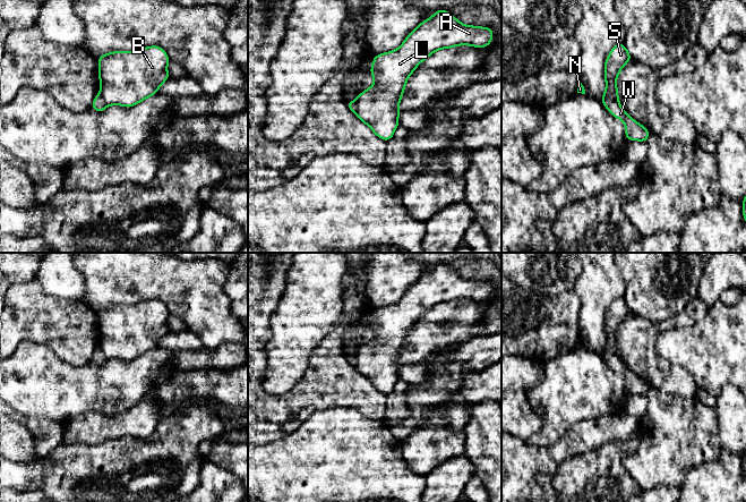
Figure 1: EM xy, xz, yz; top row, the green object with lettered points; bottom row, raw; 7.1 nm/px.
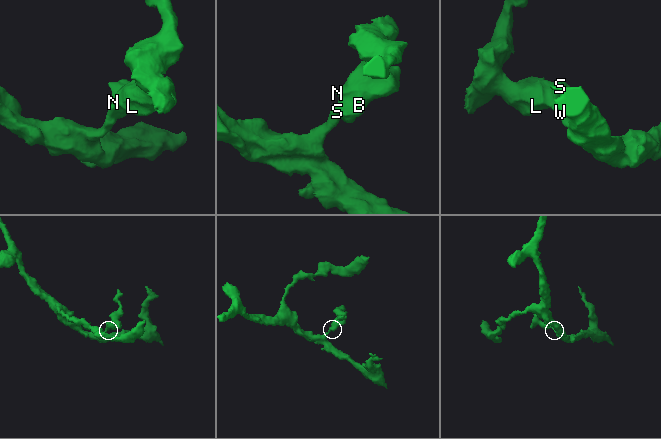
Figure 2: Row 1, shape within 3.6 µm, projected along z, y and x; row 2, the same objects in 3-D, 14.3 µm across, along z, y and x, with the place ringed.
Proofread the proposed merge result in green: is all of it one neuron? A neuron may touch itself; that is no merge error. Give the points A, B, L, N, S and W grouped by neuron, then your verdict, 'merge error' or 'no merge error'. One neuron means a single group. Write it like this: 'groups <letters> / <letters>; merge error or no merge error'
groups A B L N S / W; merge error

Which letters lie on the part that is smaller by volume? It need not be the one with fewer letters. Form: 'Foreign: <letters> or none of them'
Foreign: A, B, L, N, S

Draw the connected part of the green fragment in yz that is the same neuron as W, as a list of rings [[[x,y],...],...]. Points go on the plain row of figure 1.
[[[604,354],[603,359],[615,372],[621,374],[625,377],[625,388],[627,394],[649,394],[649,383],[628,369],[619,356],[615,354]]]

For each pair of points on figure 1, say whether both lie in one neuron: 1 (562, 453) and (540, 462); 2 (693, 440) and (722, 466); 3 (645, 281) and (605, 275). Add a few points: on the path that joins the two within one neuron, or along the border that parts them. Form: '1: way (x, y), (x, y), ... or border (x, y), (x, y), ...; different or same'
1: border (547, 449), (557, 465); different
2: border (719, 450), (719, 456), (716, 459), (689, 467); different
3: border (615, 264), (624, 279), (624, 296); different

